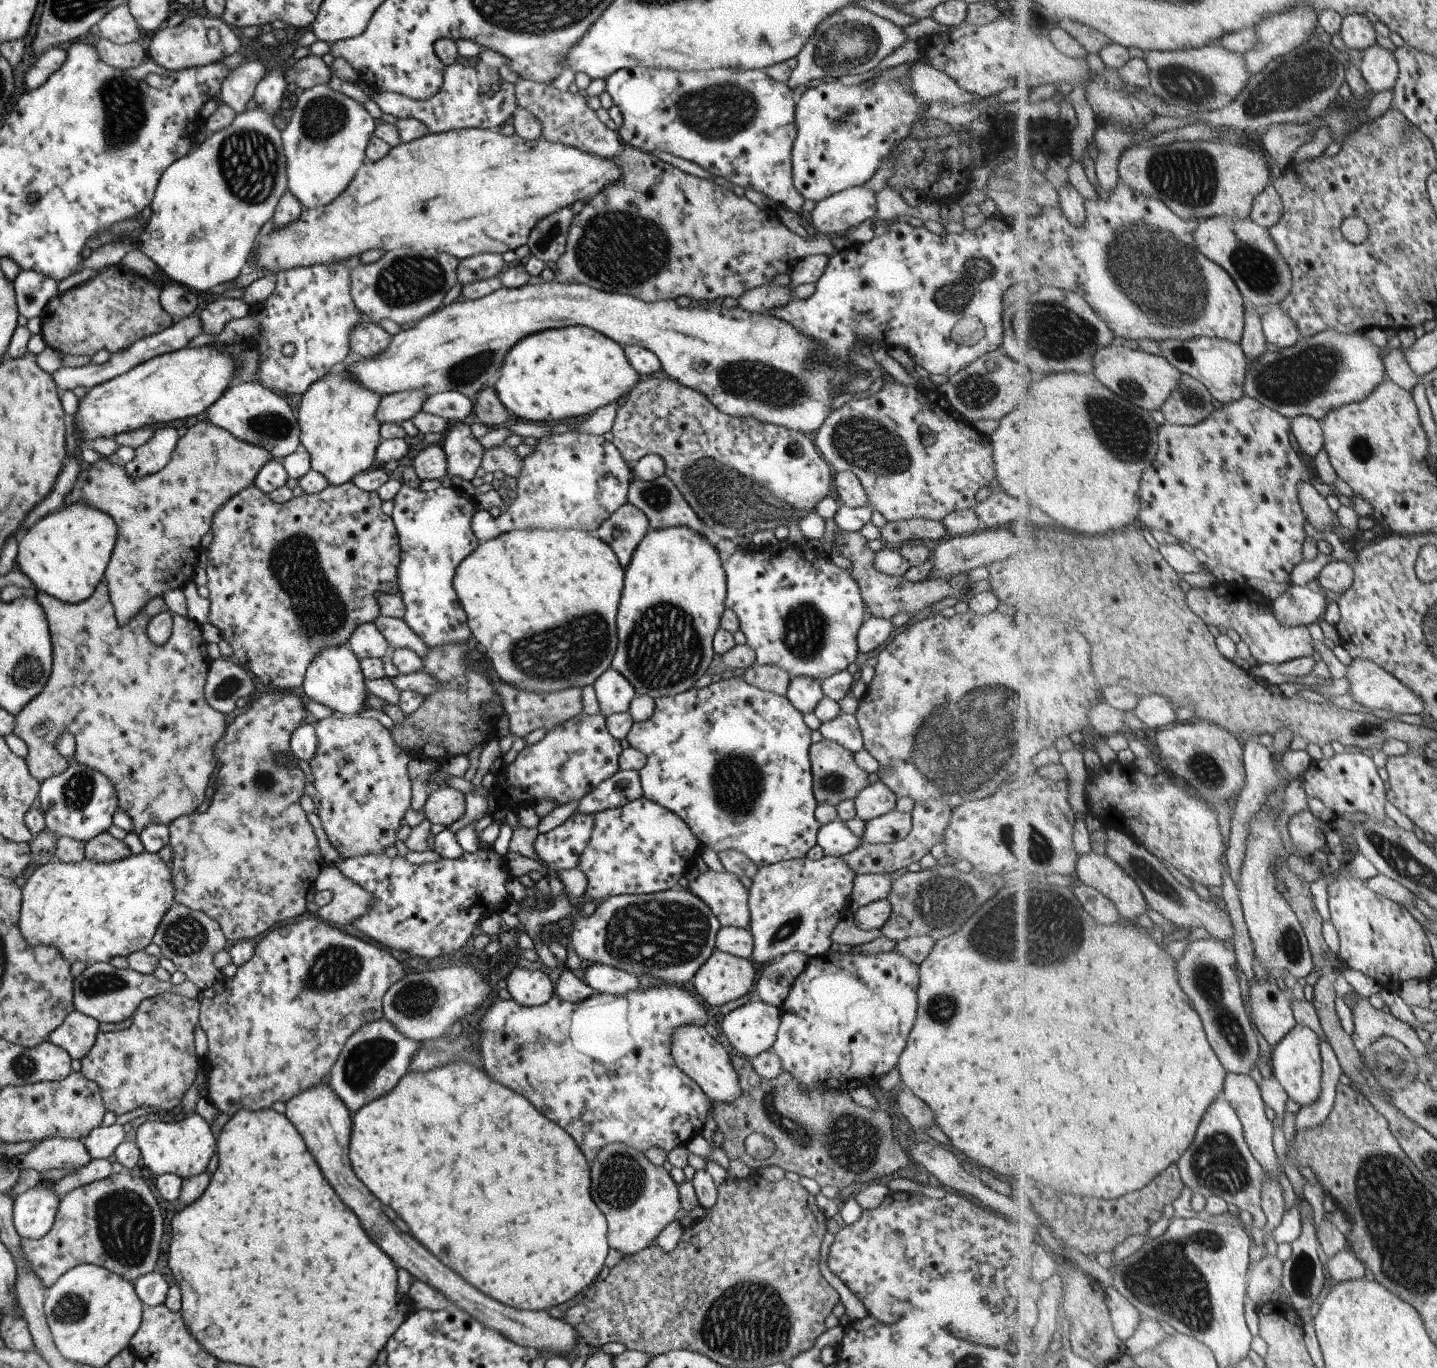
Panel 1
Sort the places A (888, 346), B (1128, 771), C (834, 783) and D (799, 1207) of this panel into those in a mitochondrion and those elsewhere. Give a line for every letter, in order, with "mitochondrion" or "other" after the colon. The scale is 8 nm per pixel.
A: other
B: other
C: mitochondrion
D: other

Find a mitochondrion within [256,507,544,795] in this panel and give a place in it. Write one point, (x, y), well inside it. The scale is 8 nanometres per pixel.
(320, 613)

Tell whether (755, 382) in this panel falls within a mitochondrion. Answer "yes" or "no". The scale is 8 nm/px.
yes

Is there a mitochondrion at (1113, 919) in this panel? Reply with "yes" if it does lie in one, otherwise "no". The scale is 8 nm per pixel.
no

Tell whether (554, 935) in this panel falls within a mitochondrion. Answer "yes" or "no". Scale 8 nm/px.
no

